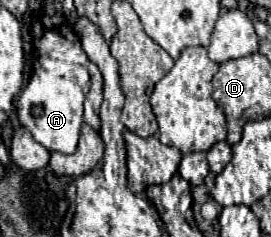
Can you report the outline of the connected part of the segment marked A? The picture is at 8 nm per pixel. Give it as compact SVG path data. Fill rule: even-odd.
M39 16L33 22L37 60L29 84L17 98L19 122L33 134L33 138L49 152L73 154L77 150L79 132L83 126L83 100L89 92L89 58L85 56L71 24L55 16Z

